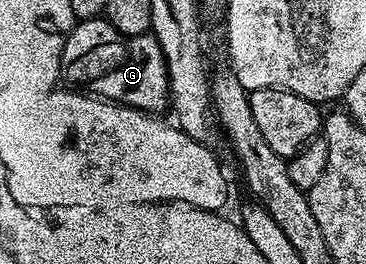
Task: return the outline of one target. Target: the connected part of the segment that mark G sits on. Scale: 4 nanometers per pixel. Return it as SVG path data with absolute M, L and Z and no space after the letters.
M101 18L99 20L82 20L79 21L69 32L68 37L64 40L64 49L60 55L60 75L66 81L69 80L69 85L75 86L77 89L83 90L85 93L93 96L98 96L102 100L113 100L116 104L125 104L131 108L137 108L143 112L150 112L153 114L160 114L169 107L170 97L168 95L168 71L166 70L166 62L164 61L164 55L162 50L158 46L156 37L151 34L145 34L143 36L123 36L123 34L114 27L114 25L108 23L107 19Z

